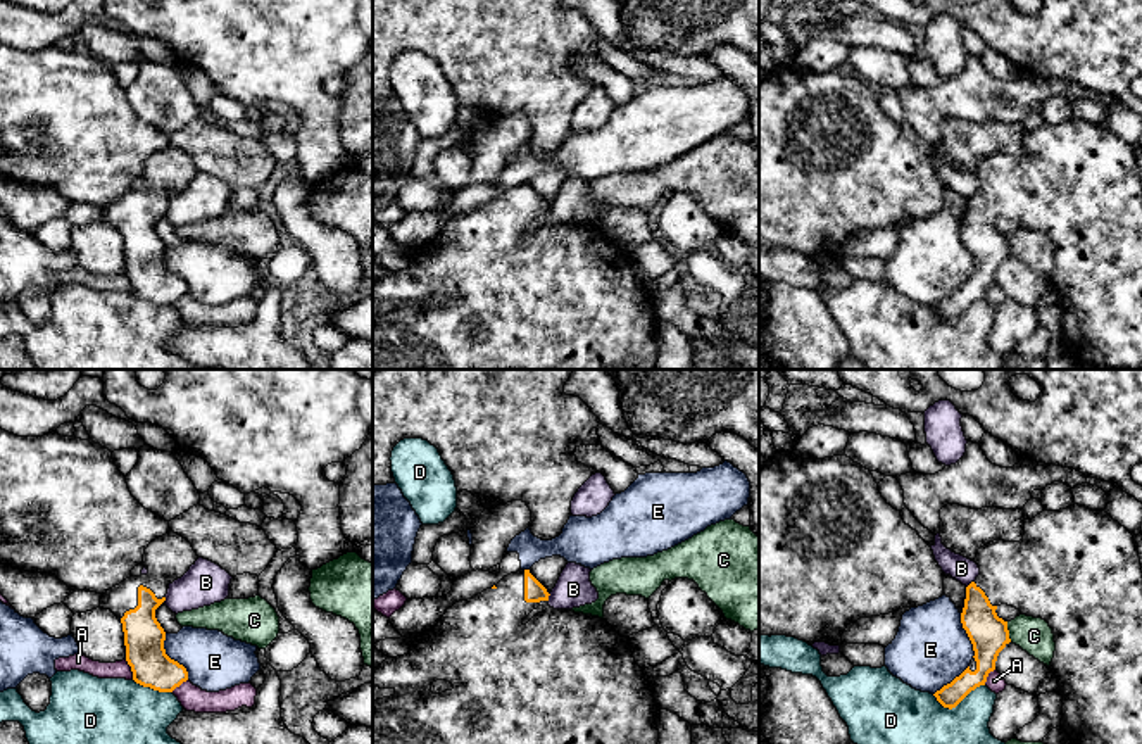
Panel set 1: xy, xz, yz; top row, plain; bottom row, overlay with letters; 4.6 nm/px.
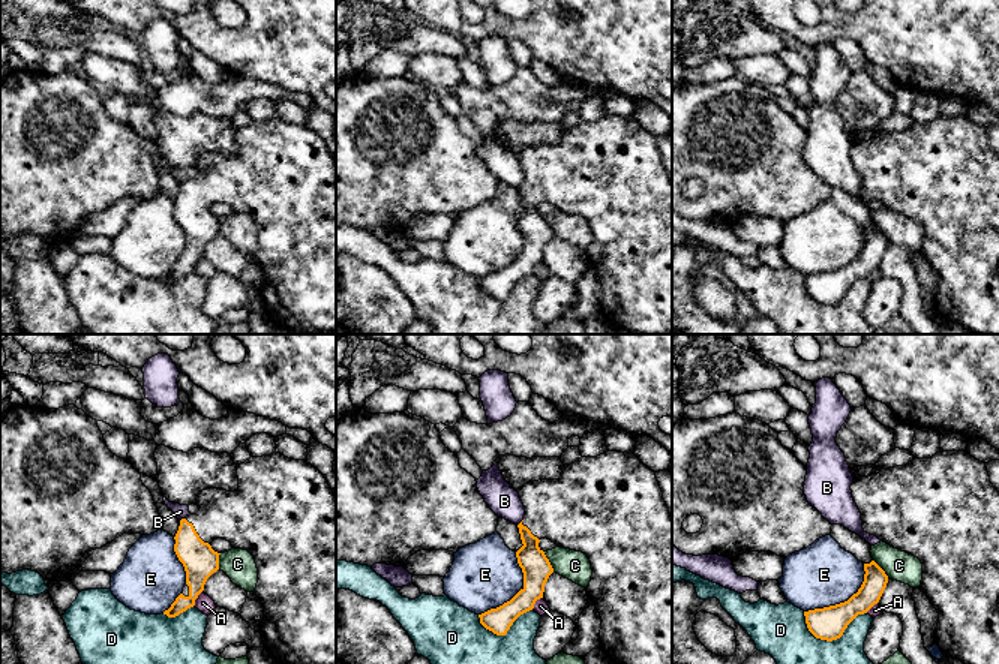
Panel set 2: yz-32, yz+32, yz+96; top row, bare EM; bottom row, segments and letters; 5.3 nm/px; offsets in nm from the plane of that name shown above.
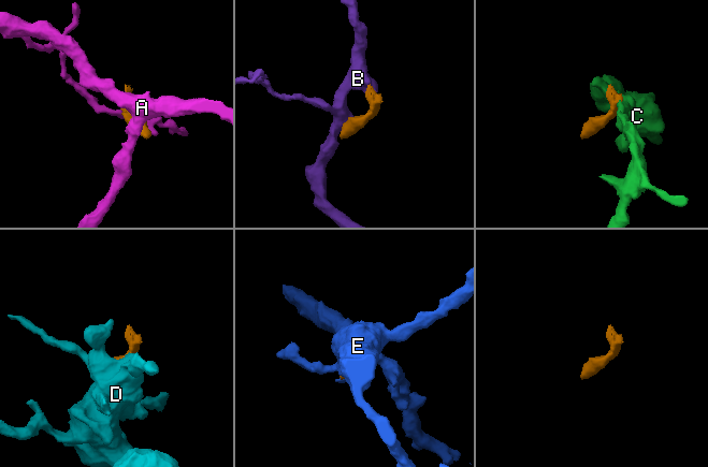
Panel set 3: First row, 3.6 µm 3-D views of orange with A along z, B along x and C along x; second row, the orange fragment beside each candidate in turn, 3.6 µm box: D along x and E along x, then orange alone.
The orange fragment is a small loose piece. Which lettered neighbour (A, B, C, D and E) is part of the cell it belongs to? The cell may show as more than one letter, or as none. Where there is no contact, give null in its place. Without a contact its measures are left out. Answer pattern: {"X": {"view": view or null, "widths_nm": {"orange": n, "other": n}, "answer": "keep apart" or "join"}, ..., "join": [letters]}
{"A": {"view": "xy", "widths_nm": {"orange": 190, "other": 80}, "answer": "keep apart"}, "B": {"view": "yz", "widths_nm": {"orange": 180, "other": 120}, "answer": "keep apart"}, "C": {"view": "yz", "widths_nm": {"orange": 180, "other": 160}, "answer": "keep apart"}, "D": {"view": "yz", "widths_nm": {"orange": 110, "other": 440}, "answer": "keep apart"}, "E": {"view": "xy", "widths_nm": {"orange": 190, "other": 280}, "answer": "keep apart"}, "join": []}

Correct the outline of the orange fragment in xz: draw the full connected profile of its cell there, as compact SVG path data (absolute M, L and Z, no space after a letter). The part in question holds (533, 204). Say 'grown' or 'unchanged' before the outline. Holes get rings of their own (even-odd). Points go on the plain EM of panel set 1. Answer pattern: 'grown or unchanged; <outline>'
grown; M530 183L511 186L492 202L455 216L435 242L412 252L407 268L386 271L374 281L373 300L393 302L395 307L373 314L373 369L606 369L609 366L657 369L659 344L656 331L659 319L652 300L645 293L643 281L635 276L628 250L619 249L604 231L550 221L549 209ZM436 293L447 293L454 302L433 307L431 297Z

